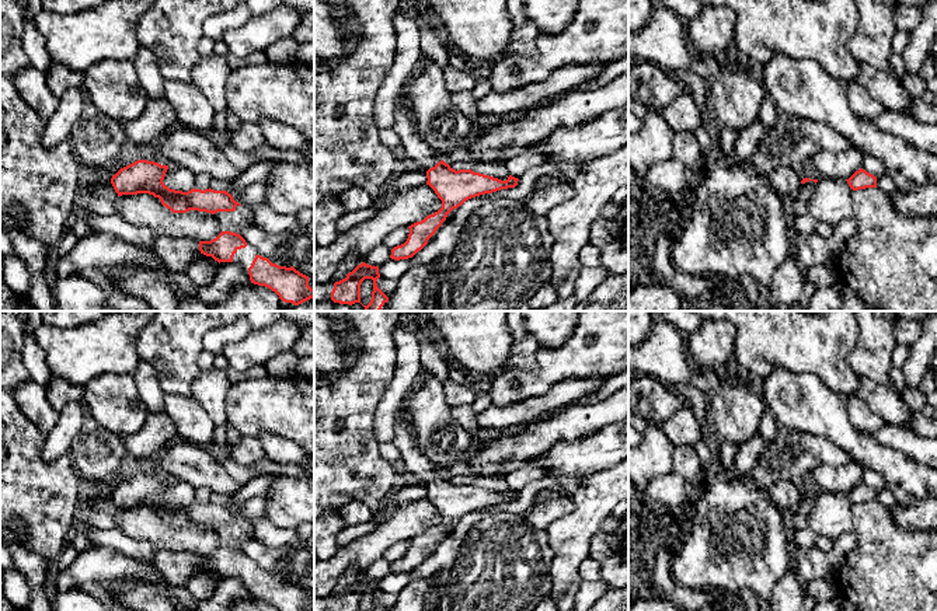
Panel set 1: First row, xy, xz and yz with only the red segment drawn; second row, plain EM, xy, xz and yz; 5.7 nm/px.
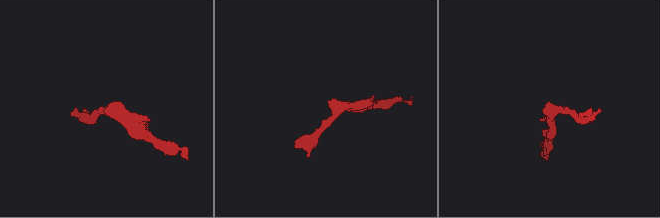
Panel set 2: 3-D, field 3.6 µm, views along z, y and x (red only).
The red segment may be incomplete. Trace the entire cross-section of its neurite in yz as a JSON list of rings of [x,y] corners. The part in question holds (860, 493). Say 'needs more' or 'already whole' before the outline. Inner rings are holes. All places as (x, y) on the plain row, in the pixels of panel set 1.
already whole; [[[860,482],[856,485],[849,493],[846,493],[849,500],[853,504],[865,503],[865,502],[877,502],[877,490]]]

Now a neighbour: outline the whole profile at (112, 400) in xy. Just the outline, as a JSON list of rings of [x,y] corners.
[[[107,373],[83,388],[95,426],[122,437],[137,433],[149,409],[139,398],[133,376]]]

